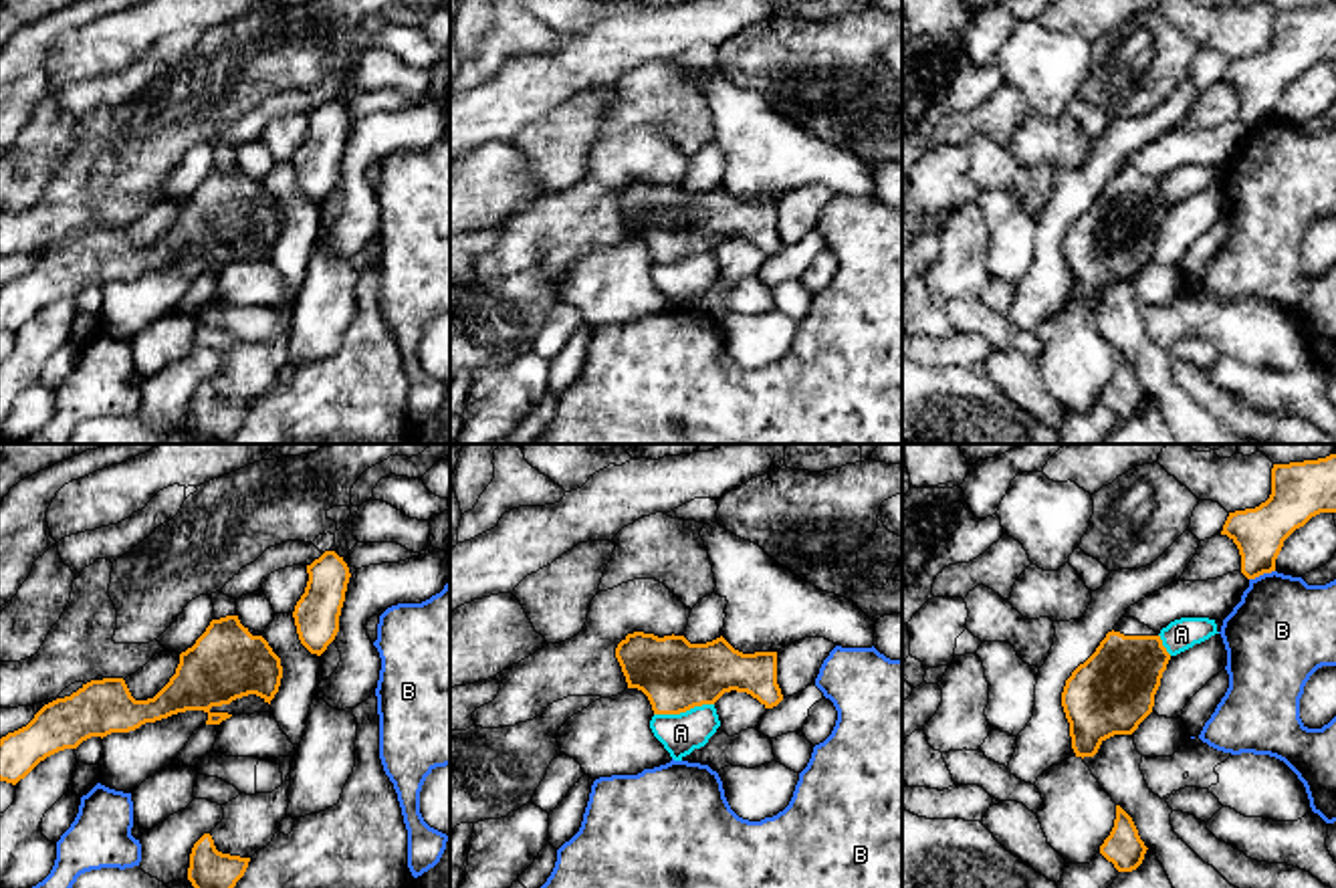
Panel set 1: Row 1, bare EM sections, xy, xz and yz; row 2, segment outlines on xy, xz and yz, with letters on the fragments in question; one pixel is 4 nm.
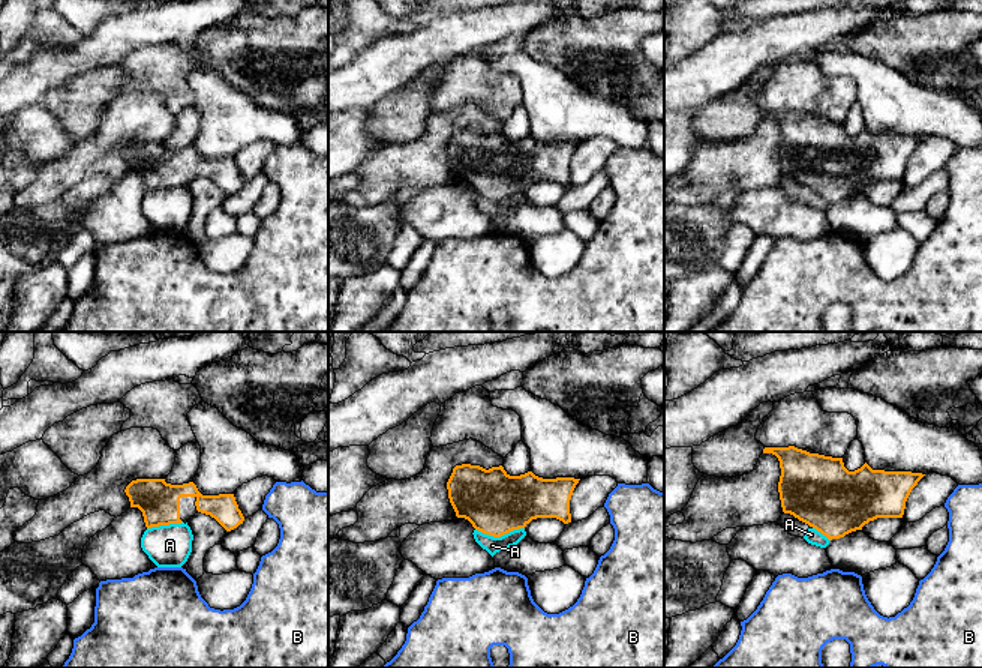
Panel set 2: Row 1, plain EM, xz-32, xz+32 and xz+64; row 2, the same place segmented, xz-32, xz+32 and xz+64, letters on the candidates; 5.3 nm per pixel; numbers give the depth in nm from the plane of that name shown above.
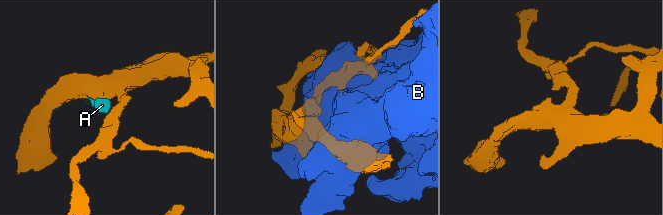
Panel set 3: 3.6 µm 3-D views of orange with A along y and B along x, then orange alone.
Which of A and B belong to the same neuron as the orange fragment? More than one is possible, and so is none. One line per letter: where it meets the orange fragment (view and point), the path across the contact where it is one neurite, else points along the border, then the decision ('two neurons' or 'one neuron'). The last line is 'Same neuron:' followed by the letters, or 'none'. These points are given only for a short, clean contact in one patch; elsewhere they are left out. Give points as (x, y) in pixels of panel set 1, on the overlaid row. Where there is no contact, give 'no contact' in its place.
A: contact xz (683, 711); border xz (713, 703), (703, 703), (683, 713), (654, 715); two neurons
B: contact yz (1262, 574); two neurons
Same neuron: none

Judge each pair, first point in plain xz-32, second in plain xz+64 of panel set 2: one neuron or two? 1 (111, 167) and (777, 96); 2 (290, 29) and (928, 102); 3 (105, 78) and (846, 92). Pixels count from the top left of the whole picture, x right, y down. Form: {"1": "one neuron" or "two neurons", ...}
{"1": "two neurons", "2": "two neurons", "3": "two neurons"}

